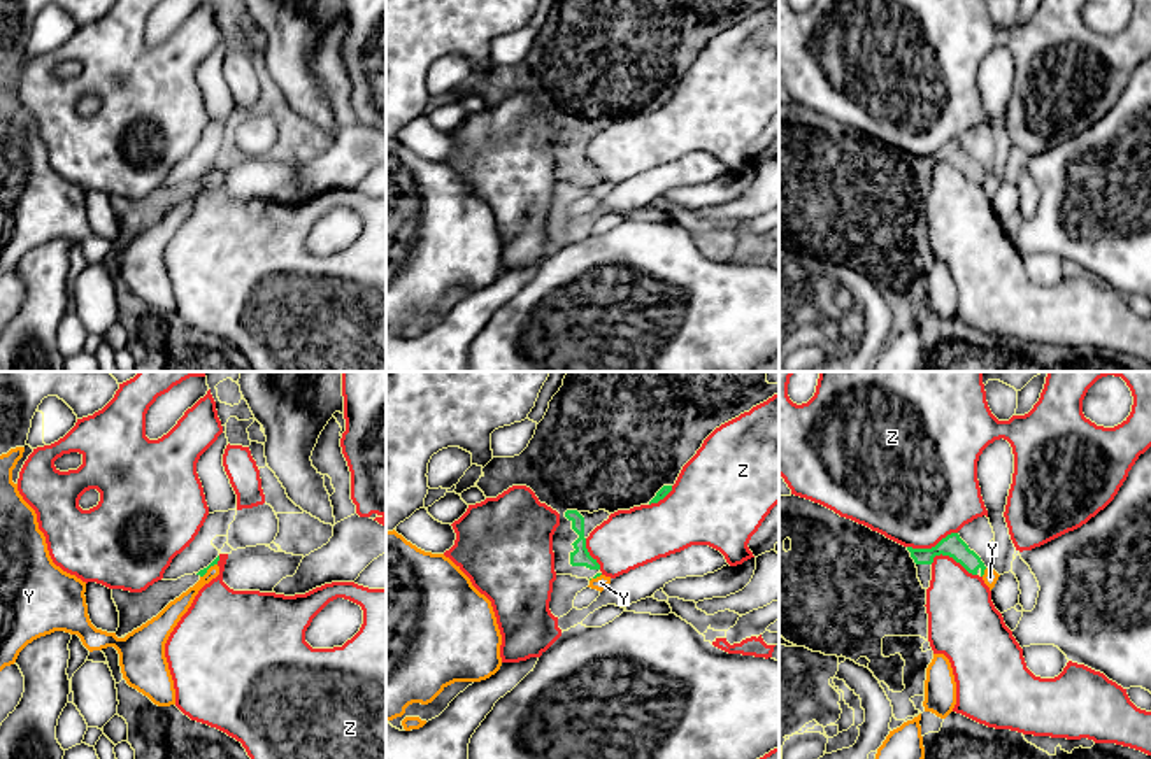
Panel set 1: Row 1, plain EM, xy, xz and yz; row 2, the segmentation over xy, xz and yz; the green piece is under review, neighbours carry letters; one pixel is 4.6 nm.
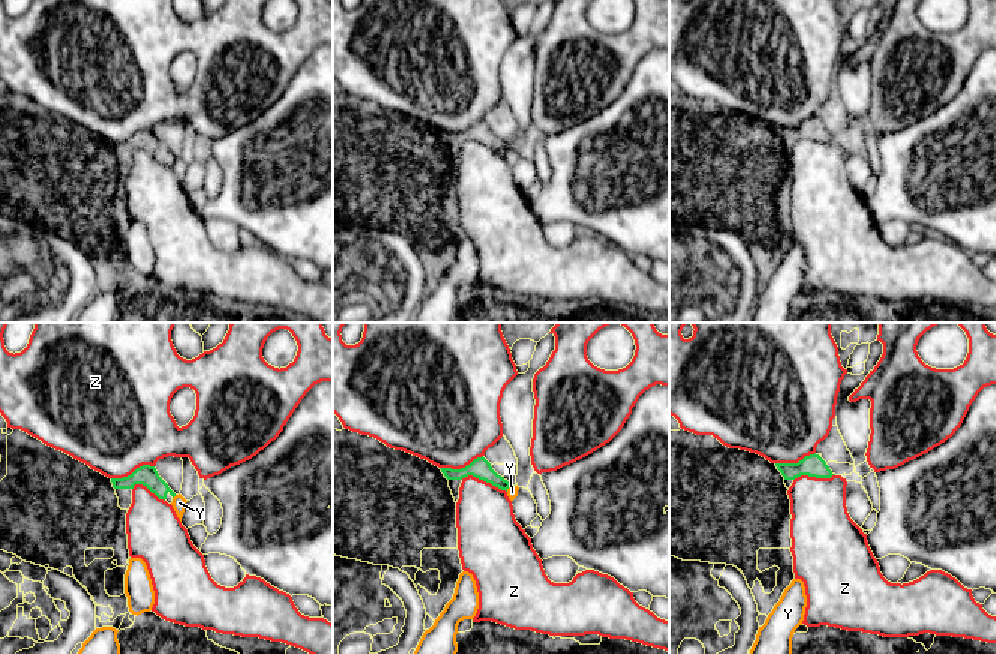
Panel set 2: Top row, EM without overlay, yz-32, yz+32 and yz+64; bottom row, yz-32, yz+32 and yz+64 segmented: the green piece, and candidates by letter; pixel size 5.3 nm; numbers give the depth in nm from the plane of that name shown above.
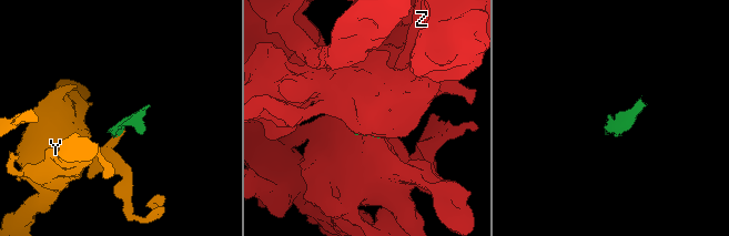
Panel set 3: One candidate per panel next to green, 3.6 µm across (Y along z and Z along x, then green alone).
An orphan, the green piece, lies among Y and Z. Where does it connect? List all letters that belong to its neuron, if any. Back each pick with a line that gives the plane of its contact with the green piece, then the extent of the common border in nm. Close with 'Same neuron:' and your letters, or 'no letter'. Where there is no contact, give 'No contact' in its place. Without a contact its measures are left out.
Same neuron: no letter

